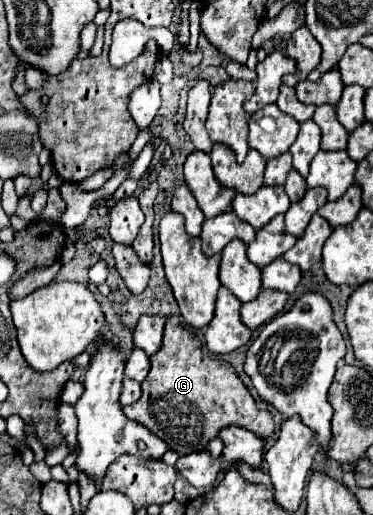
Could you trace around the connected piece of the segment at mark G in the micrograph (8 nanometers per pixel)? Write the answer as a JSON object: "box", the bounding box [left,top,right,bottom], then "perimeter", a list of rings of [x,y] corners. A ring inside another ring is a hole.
{"box":[124,316,274,456],"perimeter":[[[168,316],[164,344],[150,356],[150,362],[152,368],[142,382],[142,396],[138,402],[124,406],[124,414],[160,436],[180,456],[208,450],[208,442],[218,438],[226,426],[246,428],[262,440],[274,434],[270,412],[256,408],[256,400],[230,364],[226,368],[222,360],[214,360],[202,352],[200,340],[180,326],[178,316]]]}

